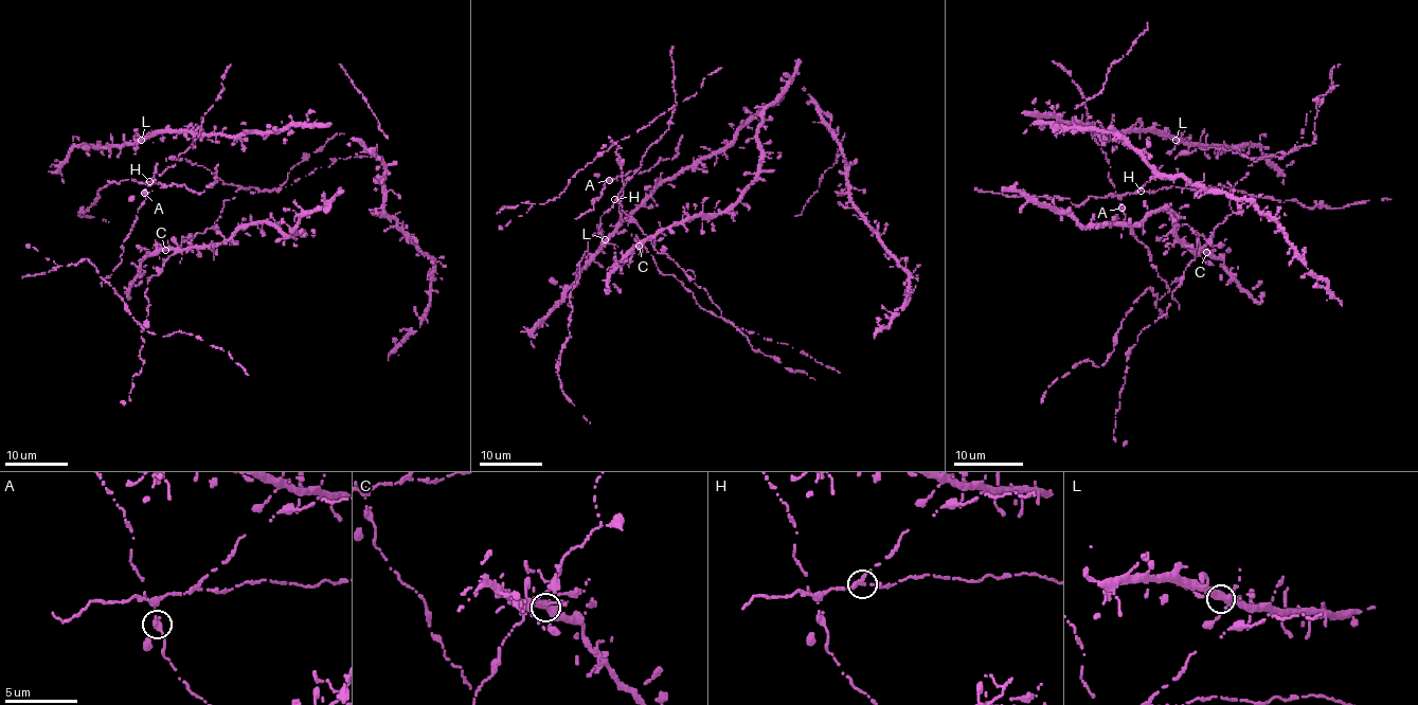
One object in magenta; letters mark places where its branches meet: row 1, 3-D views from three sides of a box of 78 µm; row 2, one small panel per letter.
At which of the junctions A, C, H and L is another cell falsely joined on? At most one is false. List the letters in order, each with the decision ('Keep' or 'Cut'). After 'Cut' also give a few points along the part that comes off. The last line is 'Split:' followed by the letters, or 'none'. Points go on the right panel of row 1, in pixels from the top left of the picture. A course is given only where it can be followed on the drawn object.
A: Cut. Course of the part to remove: (1122, 208), (1108, 177), (1109, 161), (1087, 120), (1086, 97), (1068, 73), (1052, 61)
C: Keep
H: Keep
L: Keep
Split: A

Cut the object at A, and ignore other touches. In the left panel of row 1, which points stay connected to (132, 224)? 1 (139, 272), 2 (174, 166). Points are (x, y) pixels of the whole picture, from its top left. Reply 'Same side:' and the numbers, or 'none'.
Same side: 2

